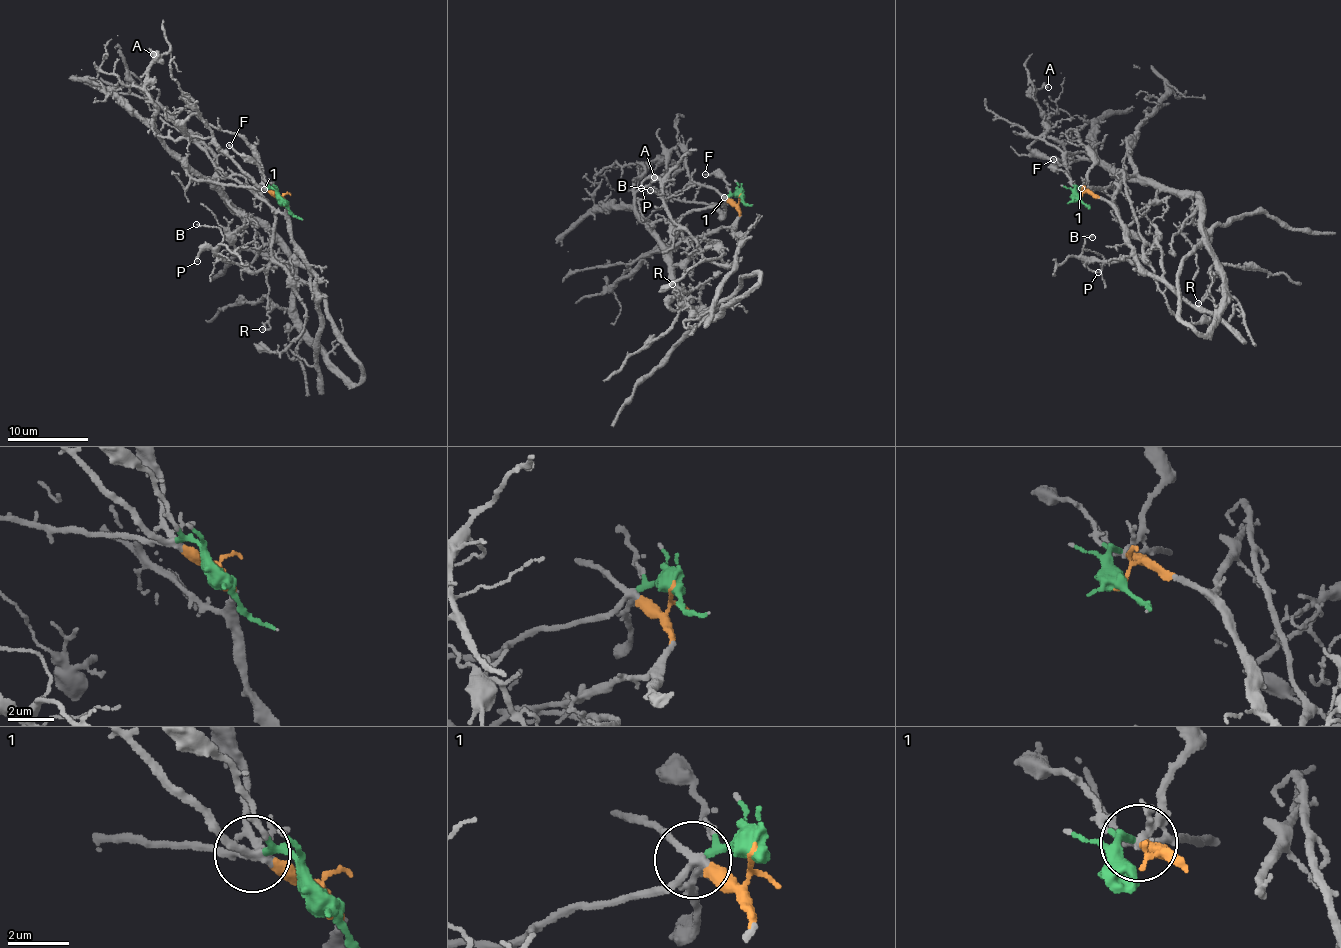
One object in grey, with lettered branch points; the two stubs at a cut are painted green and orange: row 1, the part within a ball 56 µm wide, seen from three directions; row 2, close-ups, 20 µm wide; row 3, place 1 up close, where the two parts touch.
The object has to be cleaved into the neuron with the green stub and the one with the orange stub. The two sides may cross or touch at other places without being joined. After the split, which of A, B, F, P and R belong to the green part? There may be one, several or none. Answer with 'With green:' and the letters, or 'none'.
With green: A, F, R

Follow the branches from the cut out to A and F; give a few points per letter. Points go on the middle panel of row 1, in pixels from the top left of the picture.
A: (740, 195), (649, 224), (635, 209), (634, 184), (644, 170), (641, 164), (658, 165), (653, 176)
F: (740, 195), (730, 191), (721, 177), (704, 174)

